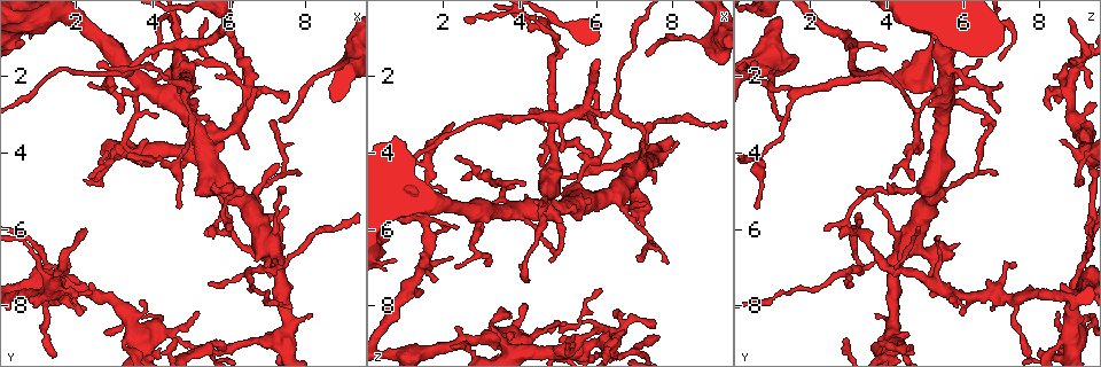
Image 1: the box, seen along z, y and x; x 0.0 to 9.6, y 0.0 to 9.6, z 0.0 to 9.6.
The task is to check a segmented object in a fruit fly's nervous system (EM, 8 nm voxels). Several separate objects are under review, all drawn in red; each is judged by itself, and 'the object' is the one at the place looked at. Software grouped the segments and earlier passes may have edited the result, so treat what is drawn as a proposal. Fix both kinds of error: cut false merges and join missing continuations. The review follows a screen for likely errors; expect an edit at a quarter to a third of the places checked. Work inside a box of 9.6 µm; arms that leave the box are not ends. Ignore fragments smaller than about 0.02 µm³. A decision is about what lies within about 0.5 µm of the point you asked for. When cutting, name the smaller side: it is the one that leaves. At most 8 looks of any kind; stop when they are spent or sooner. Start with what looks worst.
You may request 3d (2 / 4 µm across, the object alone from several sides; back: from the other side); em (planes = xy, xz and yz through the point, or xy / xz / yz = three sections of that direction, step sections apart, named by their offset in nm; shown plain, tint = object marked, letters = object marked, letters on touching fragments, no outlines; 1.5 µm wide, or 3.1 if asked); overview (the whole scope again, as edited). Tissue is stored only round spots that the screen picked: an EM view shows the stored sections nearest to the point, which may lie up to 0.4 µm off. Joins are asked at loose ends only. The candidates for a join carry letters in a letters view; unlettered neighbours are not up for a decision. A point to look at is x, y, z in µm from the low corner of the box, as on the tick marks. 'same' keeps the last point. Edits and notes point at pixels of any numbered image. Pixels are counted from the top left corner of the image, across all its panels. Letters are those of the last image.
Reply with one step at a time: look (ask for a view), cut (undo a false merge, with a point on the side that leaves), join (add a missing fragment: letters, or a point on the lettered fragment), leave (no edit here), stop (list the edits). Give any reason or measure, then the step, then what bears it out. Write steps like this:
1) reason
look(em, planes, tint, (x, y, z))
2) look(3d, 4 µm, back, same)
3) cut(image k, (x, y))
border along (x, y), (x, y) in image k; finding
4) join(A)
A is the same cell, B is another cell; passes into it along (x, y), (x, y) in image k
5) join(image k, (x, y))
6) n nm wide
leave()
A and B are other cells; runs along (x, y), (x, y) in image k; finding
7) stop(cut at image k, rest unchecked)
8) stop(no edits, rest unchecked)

abrupt turn
look(3d, 2 µm, (5.50, 8.95, 3.85))

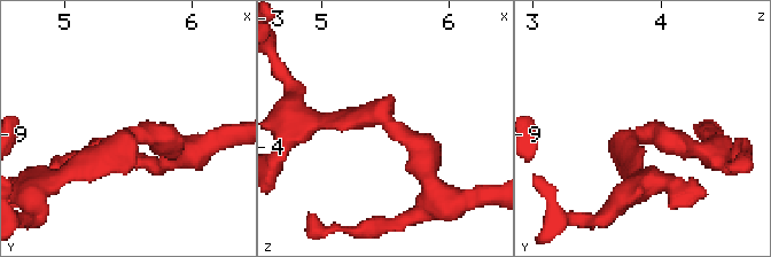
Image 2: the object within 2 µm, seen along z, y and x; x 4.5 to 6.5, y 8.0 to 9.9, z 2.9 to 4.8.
arms of 170, 220 nm; now the EM
look(em, planes, letters, (5.52, 8.98, 3.82))

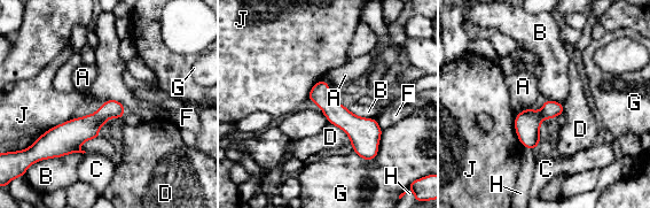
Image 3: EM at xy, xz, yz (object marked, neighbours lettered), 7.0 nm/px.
leave()
A, B, C, D, F, G, H and J are other cells; border along (83, 153), (68, 153), (47, 159) in image 3; continuous, no second neuron

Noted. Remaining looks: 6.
thin end
look(em, planes, letters, (6.00, 6.05, 2.40))

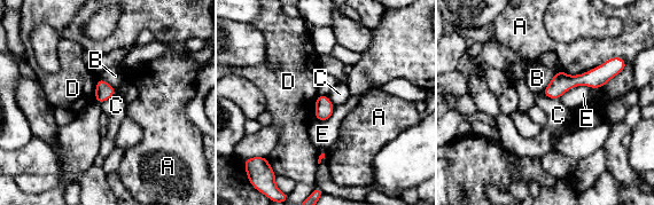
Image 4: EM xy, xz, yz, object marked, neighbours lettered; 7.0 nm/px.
leave()
A, B, C, D and E are other cells; runs along (608, 73), (561, 83), (546, 93) in image 4; no lettered fragment goes on from it

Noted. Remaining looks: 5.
stops while still wide
look(em, yz, step 8, plain, (3.65, 7.85, 8.80))

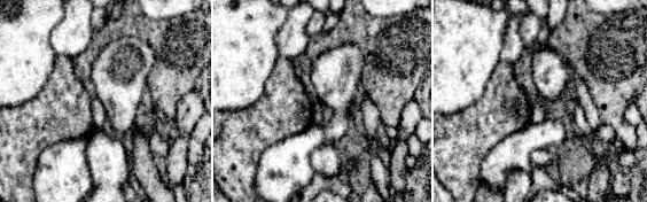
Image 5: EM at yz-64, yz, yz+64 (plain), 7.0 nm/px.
what lies round it
look(em, yz, step 8, letters, same)

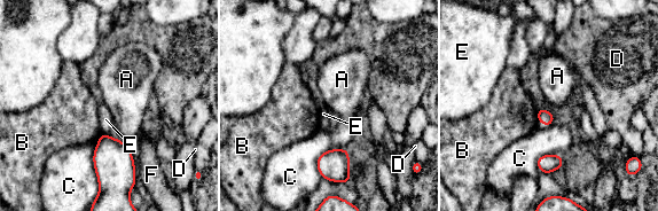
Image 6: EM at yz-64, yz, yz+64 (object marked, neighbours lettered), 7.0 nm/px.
C touches over 280 nm
leave()
A, B, C, D, E and F are other cells; border along (117, 137), (122, 141) in image 6; no lettered fragment goes on from it

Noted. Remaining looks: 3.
stop(no edits, rest unchecked)

